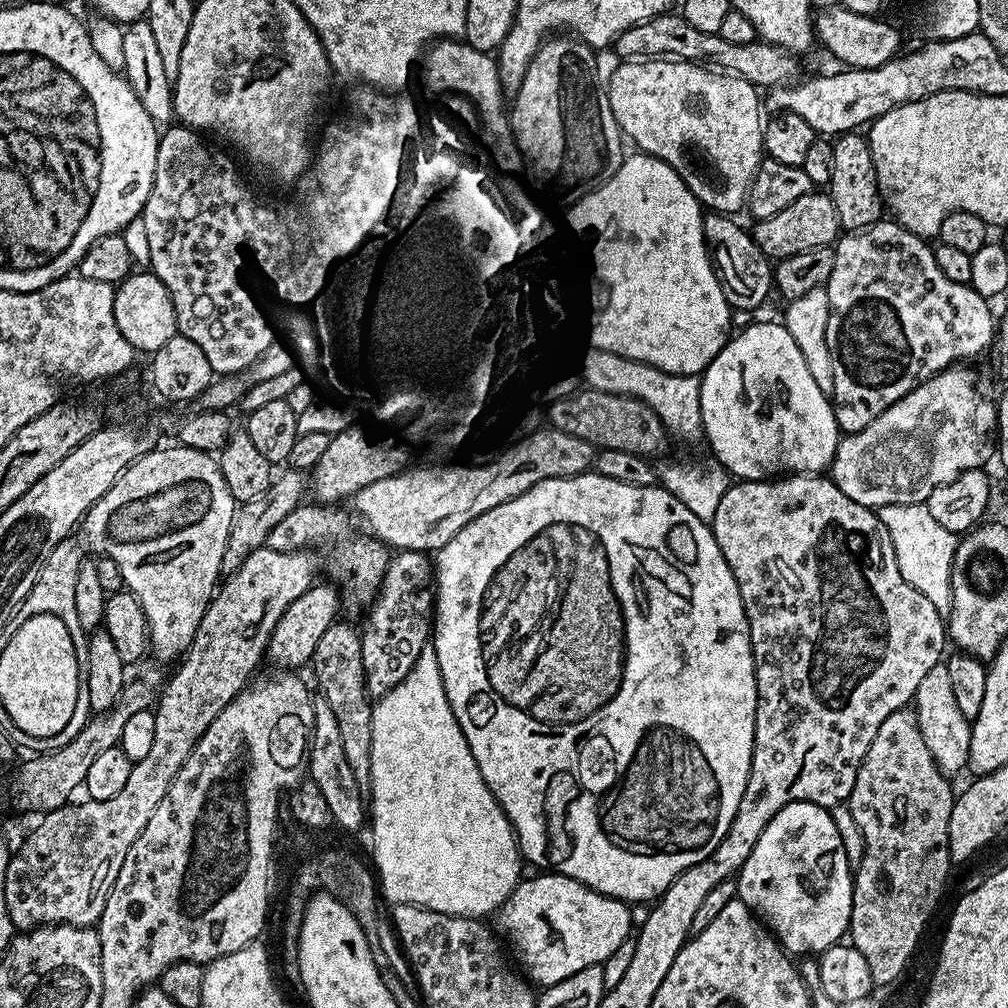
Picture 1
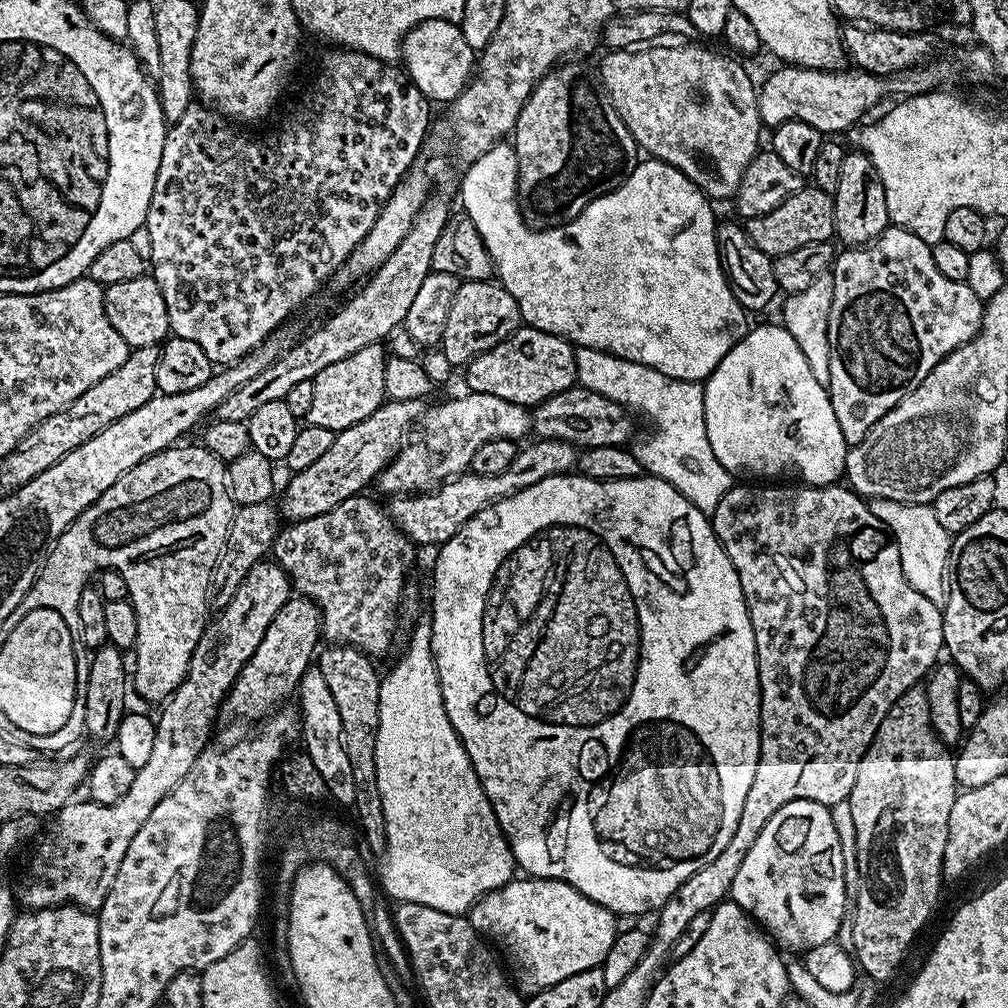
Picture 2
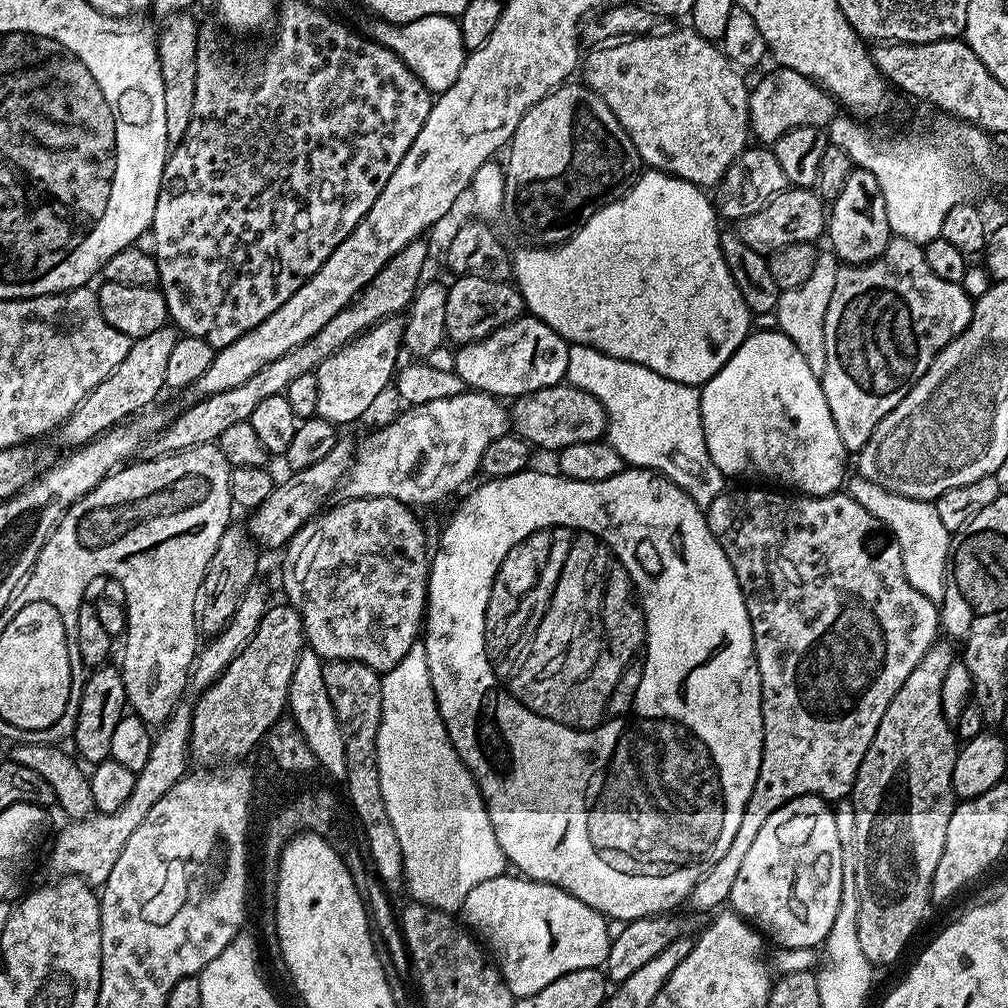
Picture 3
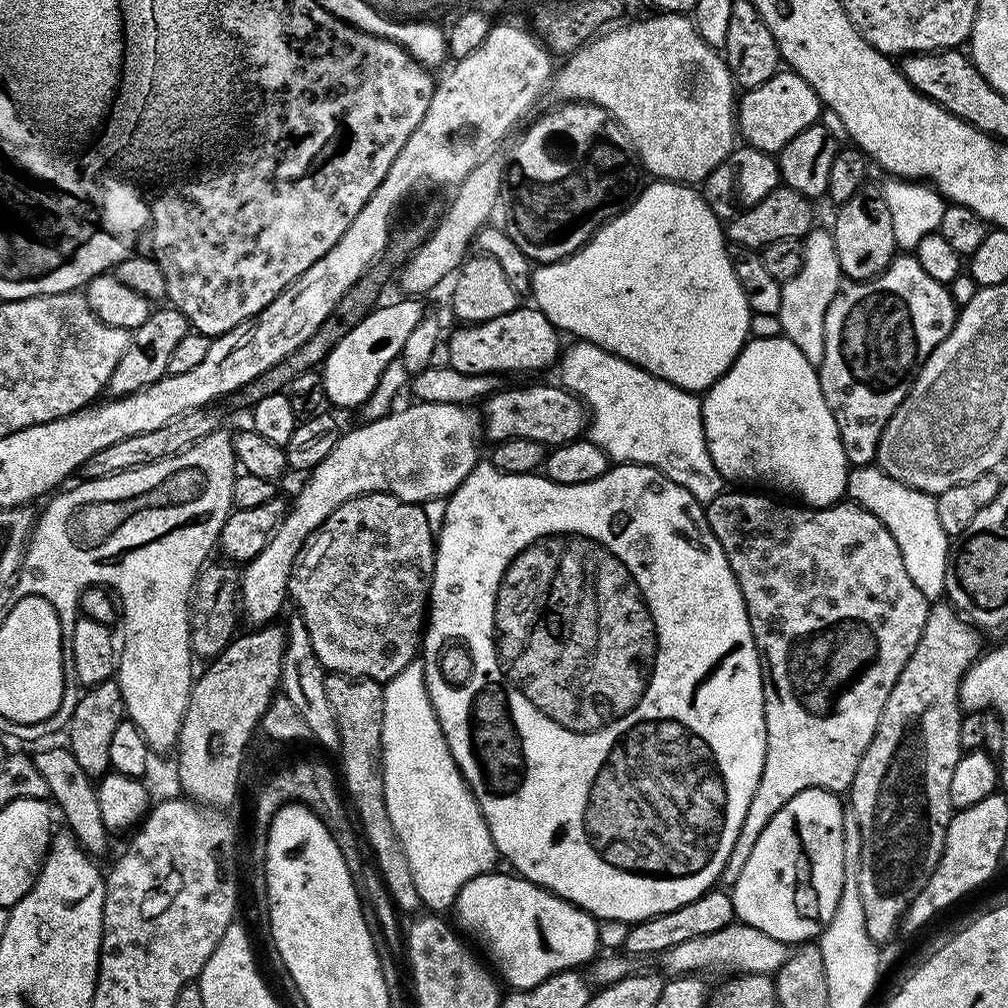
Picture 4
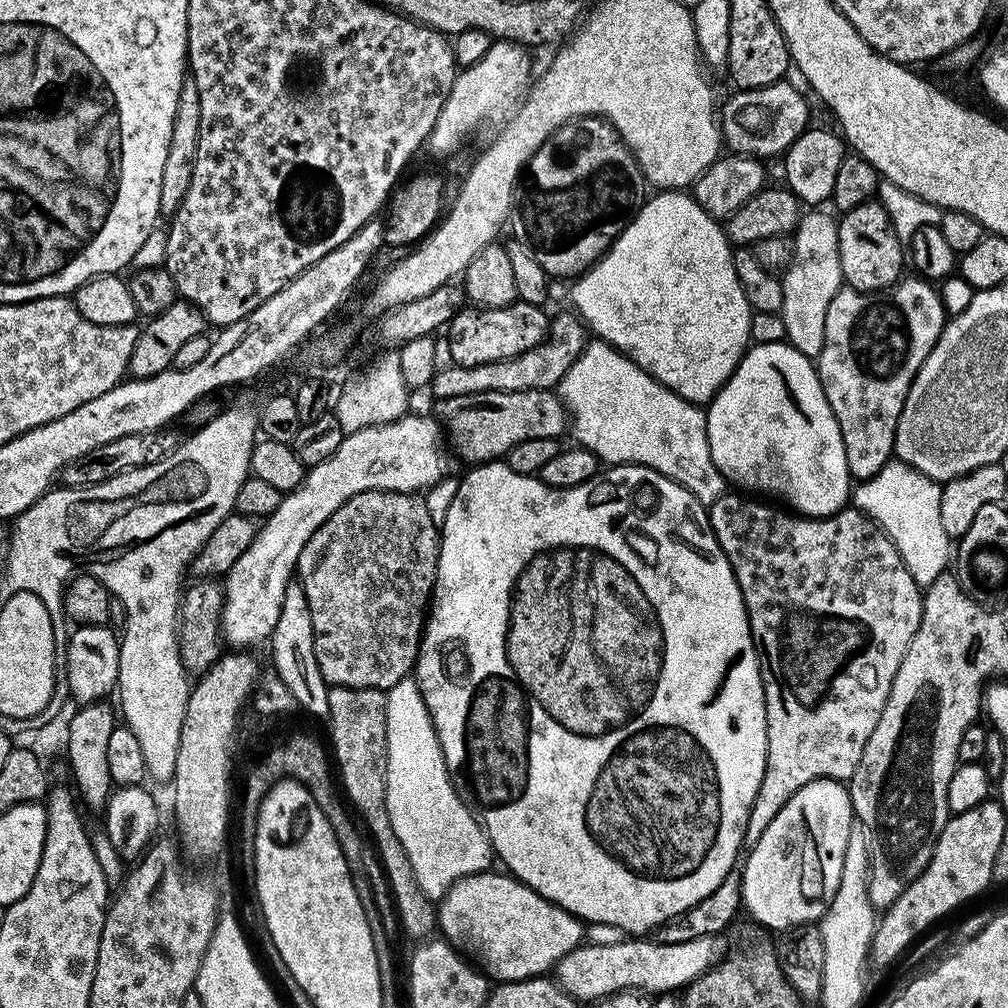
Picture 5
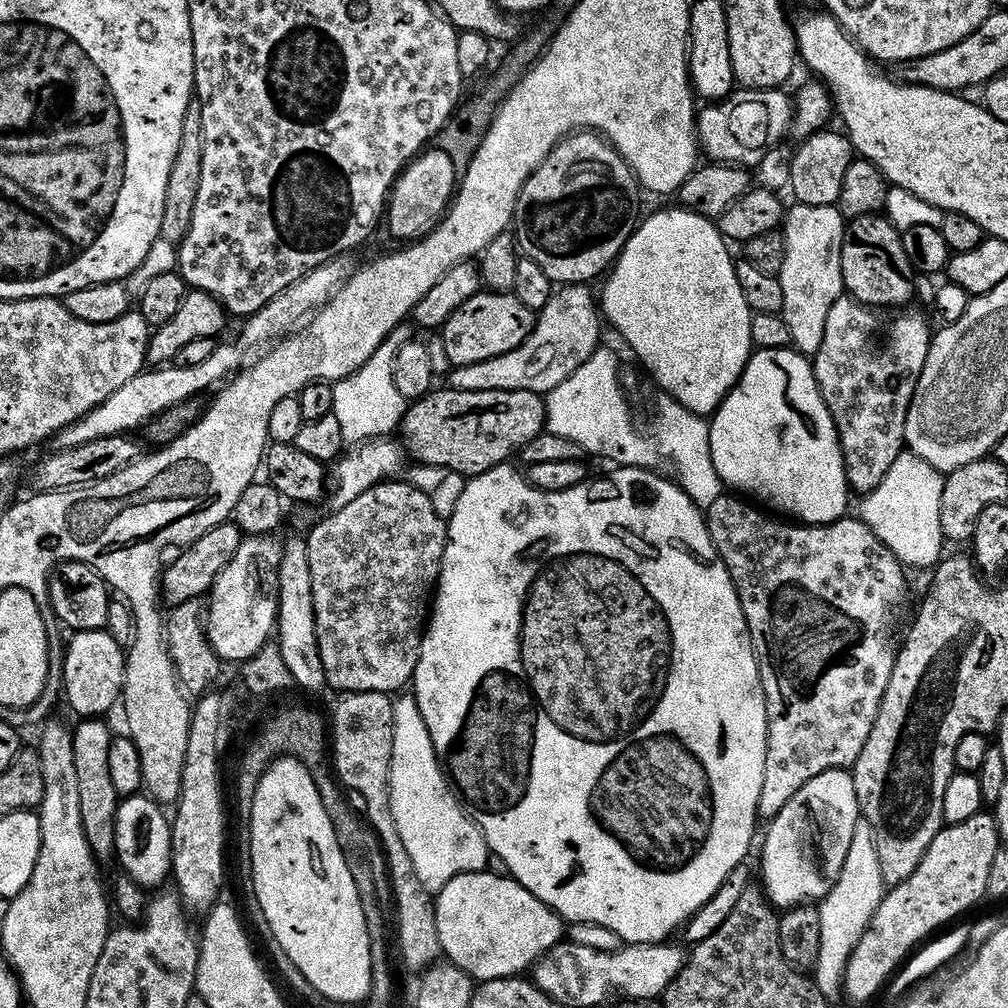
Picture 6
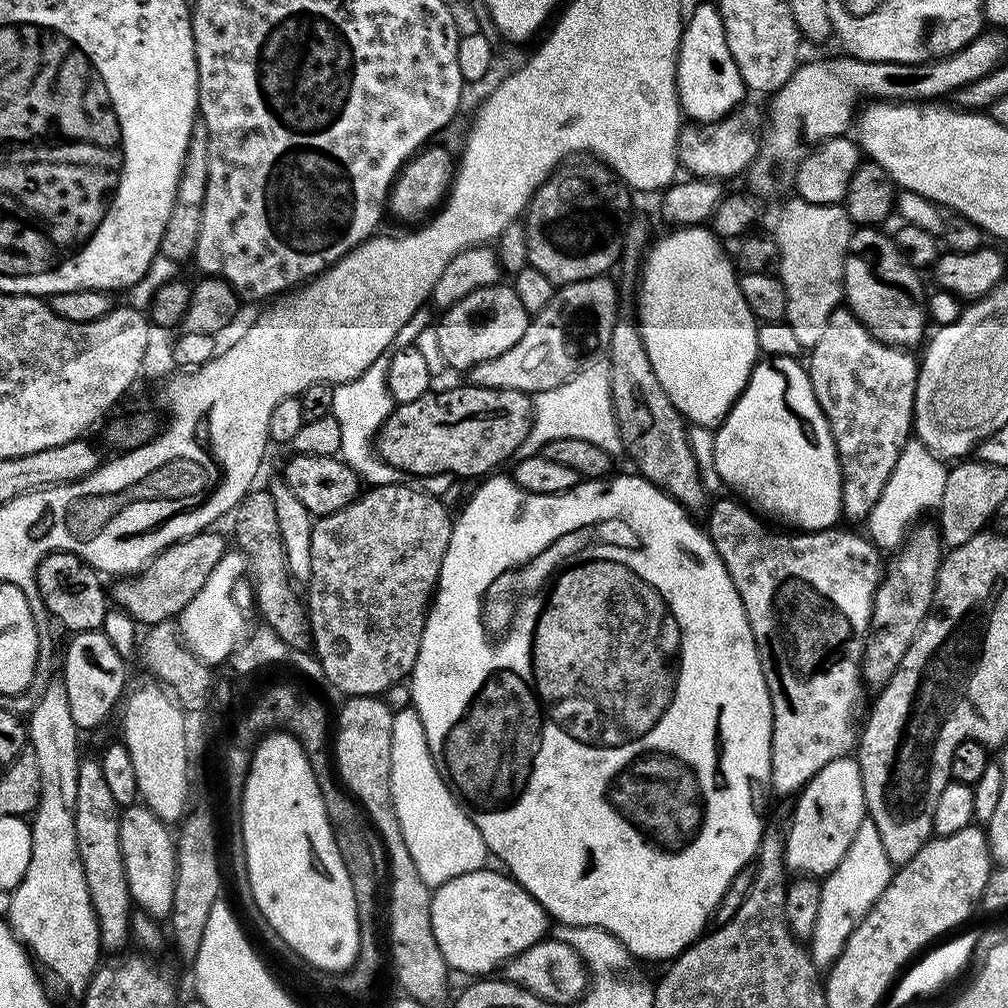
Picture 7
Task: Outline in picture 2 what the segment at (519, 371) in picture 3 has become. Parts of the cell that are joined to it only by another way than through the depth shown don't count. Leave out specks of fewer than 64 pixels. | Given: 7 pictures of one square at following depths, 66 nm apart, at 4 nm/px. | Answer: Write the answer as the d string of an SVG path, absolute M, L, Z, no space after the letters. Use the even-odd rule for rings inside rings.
M531 326L517 328L511 336L469 360L466 371L471 391L496 395L529 410L577 383L573 345L562 336Z

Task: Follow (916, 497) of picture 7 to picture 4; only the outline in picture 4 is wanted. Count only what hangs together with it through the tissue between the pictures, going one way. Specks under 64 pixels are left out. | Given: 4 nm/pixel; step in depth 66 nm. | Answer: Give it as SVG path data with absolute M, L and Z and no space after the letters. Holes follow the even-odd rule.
M878 466L853 467L848 474L846 496L851 503L874 514L874 518L878 518L882 526L894 534L894 542L898 542L898 550L902 550L902 562L906 562L906 574L910 574L910 582L914 582L929 601L939 601L945 595L950 538L946 530L942 530L942 522L938 522L936 496L890 478Z

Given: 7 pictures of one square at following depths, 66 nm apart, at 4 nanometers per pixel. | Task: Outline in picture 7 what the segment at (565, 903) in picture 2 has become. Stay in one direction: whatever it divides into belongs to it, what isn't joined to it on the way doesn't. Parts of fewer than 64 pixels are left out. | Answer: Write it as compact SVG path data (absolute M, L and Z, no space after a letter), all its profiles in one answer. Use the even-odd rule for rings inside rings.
M481 870L450 878L432 894L432 929L442 950L442 958L453 973L465 972L468 978L484 978L510 958L522 954L539 940L550 928L550 920L539 902L511 876L500 872Z

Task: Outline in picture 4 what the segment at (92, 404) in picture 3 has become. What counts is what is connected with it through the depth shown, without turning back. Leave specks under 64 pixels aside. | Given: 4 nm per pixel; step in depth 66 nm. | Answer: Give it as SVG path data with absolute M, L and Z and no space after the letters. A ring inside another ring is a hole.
M171 306L160 307L153 310L146 318L146 322L142 322L142 326L138 326L132 332L132 341L130 346L126 346L126 354L122 354L114 374L110 374L110 382L106 389L109 397L129 396L135 392L143 392L145 388L157 384L163 376L168 375L170 354L178 347L178 342L186 338L190 325L188 319L178 309Z

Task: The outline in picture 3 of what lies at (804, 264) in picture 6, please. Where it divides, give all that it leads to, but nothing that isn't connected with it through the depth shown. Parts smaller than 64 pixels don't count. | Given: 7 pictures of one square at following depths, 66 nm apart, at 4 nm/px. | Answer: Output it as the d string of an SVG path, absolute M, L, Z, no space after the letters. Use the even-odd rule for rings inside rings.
M821 251L816 258L816 265L810 274L810 278L806 278L806 282L802 282L802 286L794 286L794 290L786 290L780 293L778 302L776 303L775 314L779 324L779 331L787 336L790 342L794 342L794 346L806 358L806 362L810 366L810 370L814 373L823 373L824 363L826 362L826 330L824 323L826 322L826 310L830 306L830 298L834 294L834 278L836 277L836 269L838 261L831 251Z

